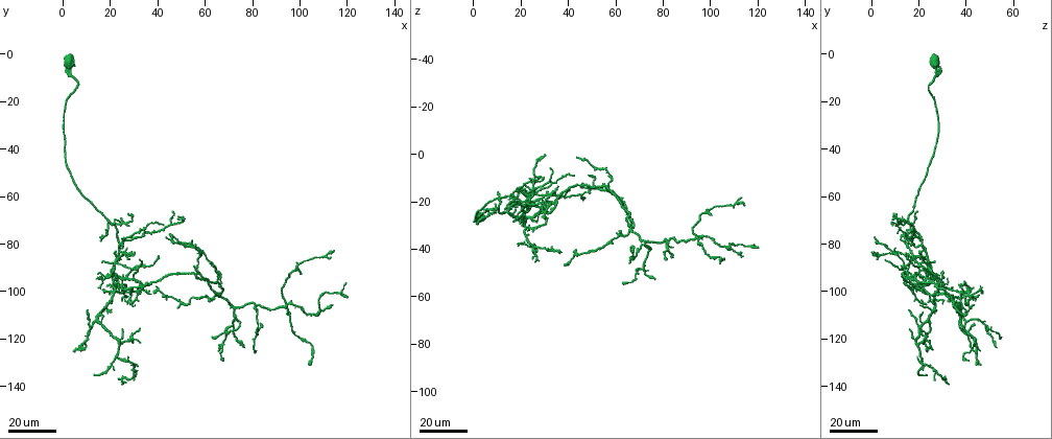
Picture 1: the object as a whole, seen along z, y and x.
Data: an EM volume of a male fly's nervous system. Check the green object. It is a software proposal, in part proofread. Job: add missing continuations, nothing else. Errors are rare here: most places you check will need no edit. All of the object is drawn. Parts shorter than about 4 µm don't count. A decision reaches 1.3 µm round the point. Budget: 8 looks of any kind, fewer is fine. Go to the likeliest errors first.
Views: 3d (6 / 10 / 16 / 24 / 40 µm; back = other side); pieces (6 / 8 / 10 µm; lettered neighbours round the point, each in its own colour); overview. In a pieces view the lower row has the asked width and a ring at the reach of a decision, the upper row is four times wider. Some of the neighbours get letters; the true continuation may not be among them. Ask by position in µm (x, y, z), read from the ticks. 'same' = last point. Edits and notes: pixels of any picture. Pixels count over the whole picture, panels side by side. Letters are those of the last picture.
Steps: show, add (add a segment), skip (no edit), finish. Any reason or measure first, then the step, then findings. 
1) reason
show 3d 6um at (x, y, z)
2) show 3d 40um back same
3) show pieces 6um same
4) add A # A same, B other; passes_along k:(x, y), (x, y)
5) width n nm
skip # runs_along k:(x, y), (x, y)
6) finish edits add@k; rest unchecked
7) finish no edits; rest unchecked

an open end
show 3d 16um at (121, 102, 40)

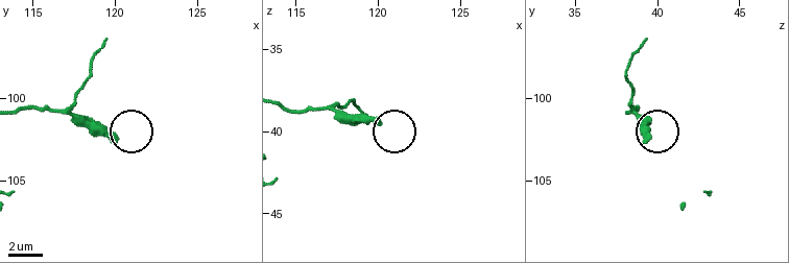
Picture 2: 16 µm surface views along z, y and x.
see the neighbours
show pieces 10um at (120.0, 102.3, 39.4)

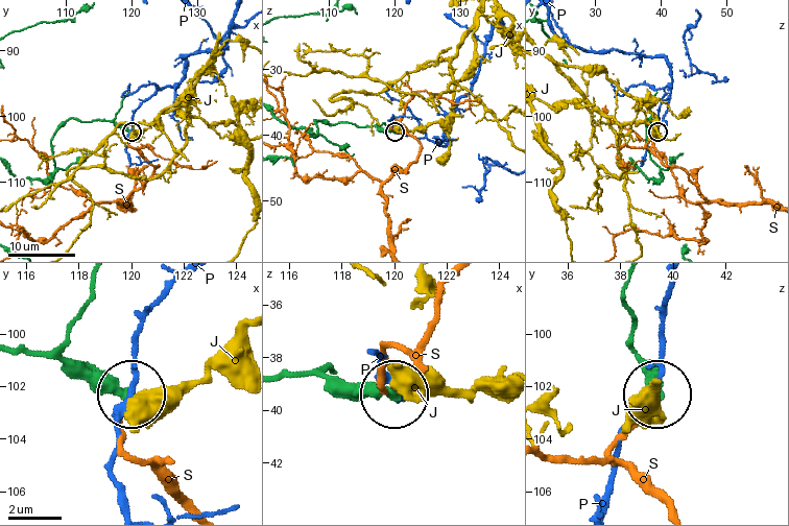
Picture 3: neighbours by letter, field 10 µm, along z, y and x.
skip # J other, P other, S other; runs_along 3:(18, 350), (79, 361), (130, 395); none of them fits

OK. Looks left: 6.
an open end
show 3d 24um at (35, 97, 13)

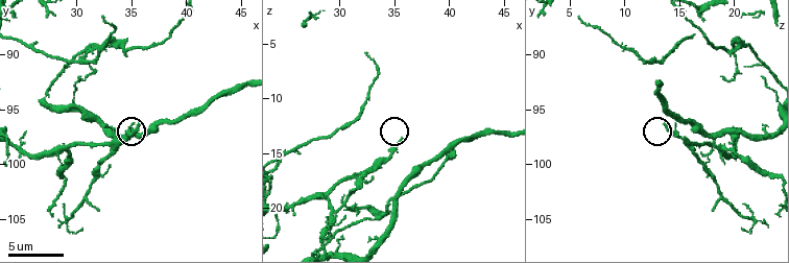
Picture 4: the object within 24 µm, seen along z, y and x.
show pieces 6um at (35.6, 96.2, 13.8)

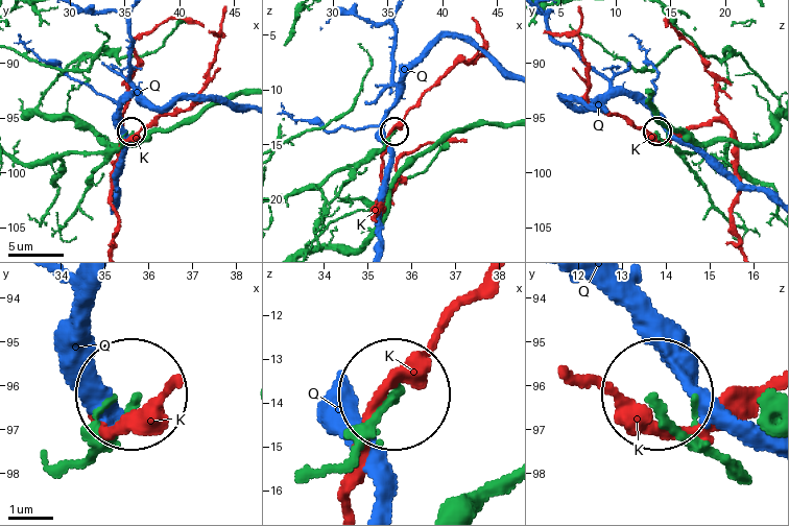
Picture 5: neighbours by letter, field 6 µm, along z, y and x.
skip # K other, Q other; runs_along 5:(89, 449), (130, 400); none of them fits

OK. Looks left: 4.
an open end
show 3d 24um at (76, 124, 52)

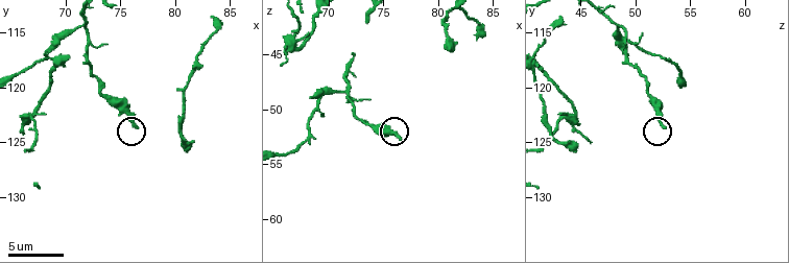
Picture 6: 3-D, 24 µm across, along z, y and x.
show pieces 10um at (76.6, 123.6, 52.8)

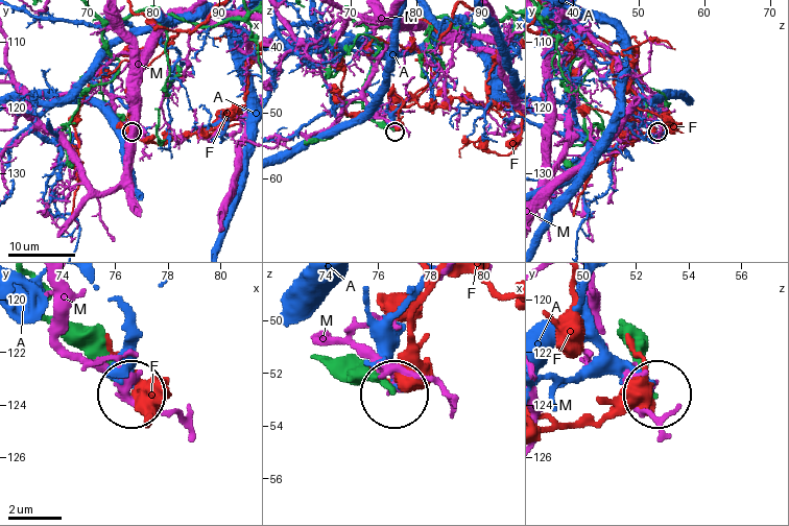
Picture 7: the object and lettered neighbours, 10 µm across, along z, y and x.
skip # A other, F other, M other; runs_along 7:(338, 362), (371, 374), (390, 393); none of them fits

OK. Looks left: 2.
free end
show 3d 6um at (81.0, 125.6, 44.2)

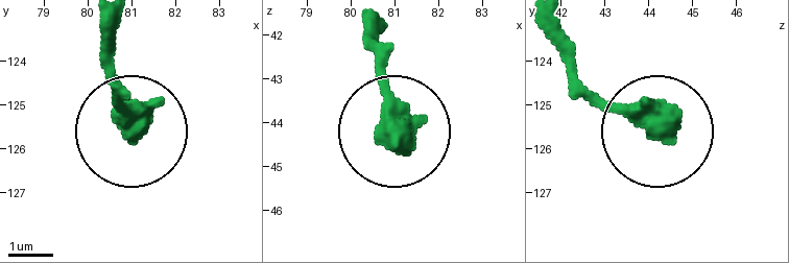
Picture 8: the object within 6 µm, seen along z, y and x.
see the neighbours
show pieces 8um at (81.05, 125.70, 44.50)

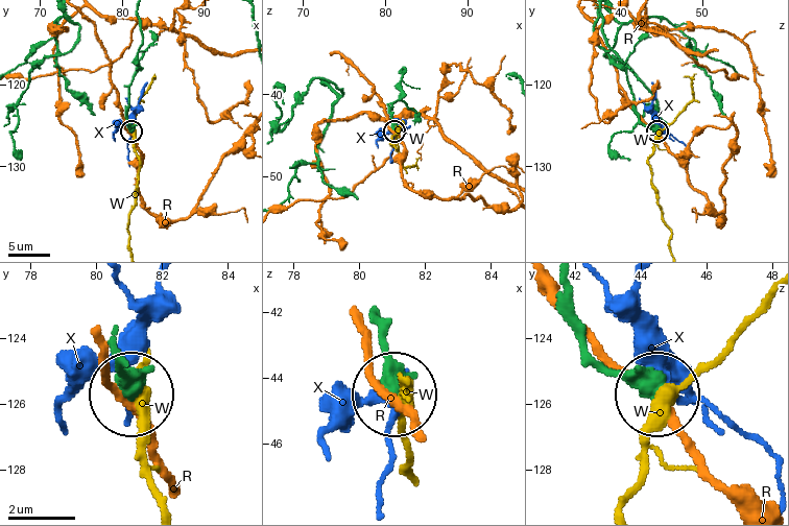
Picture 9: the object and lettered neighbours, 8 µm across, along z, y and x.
skip # R other, W other, X other; runs_along 9:(562, 285), (565, 318), (587, 352), (651, 391); no lettered segment goes on from it

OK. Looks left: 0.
finish no edits; rest unchecked

